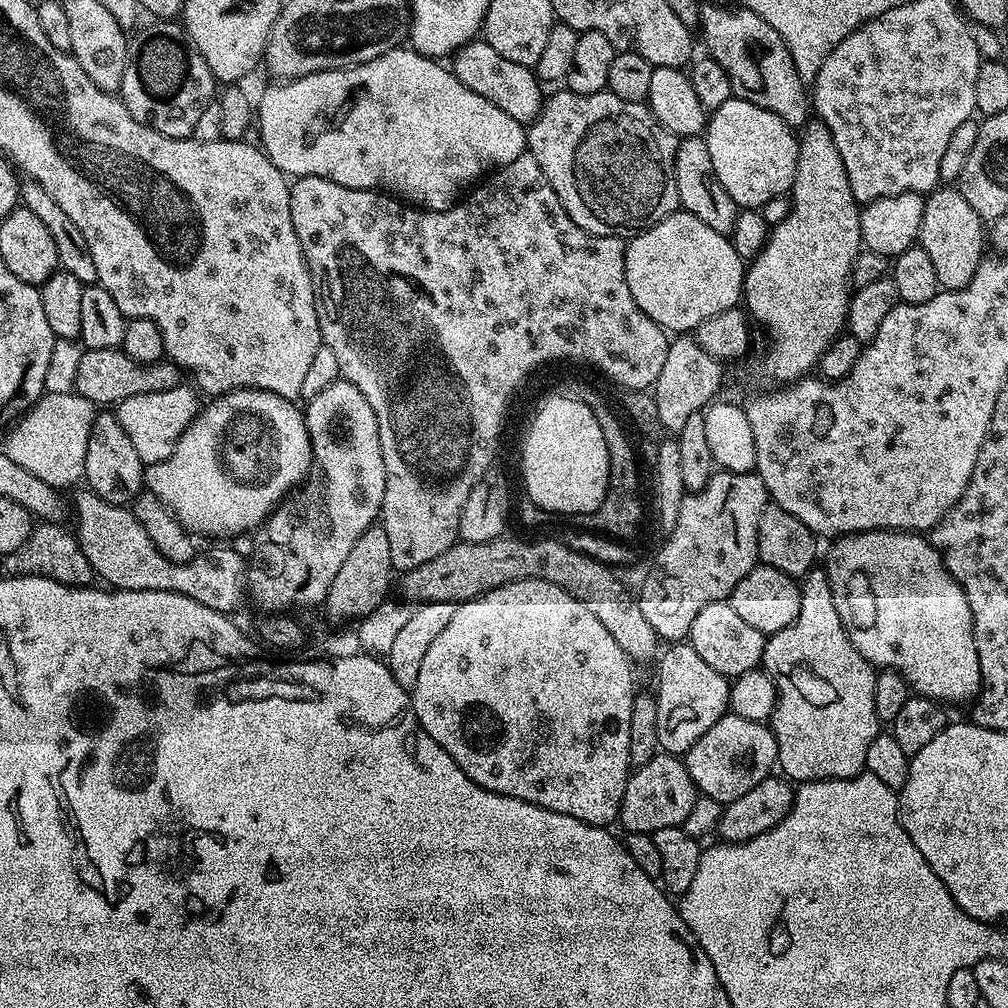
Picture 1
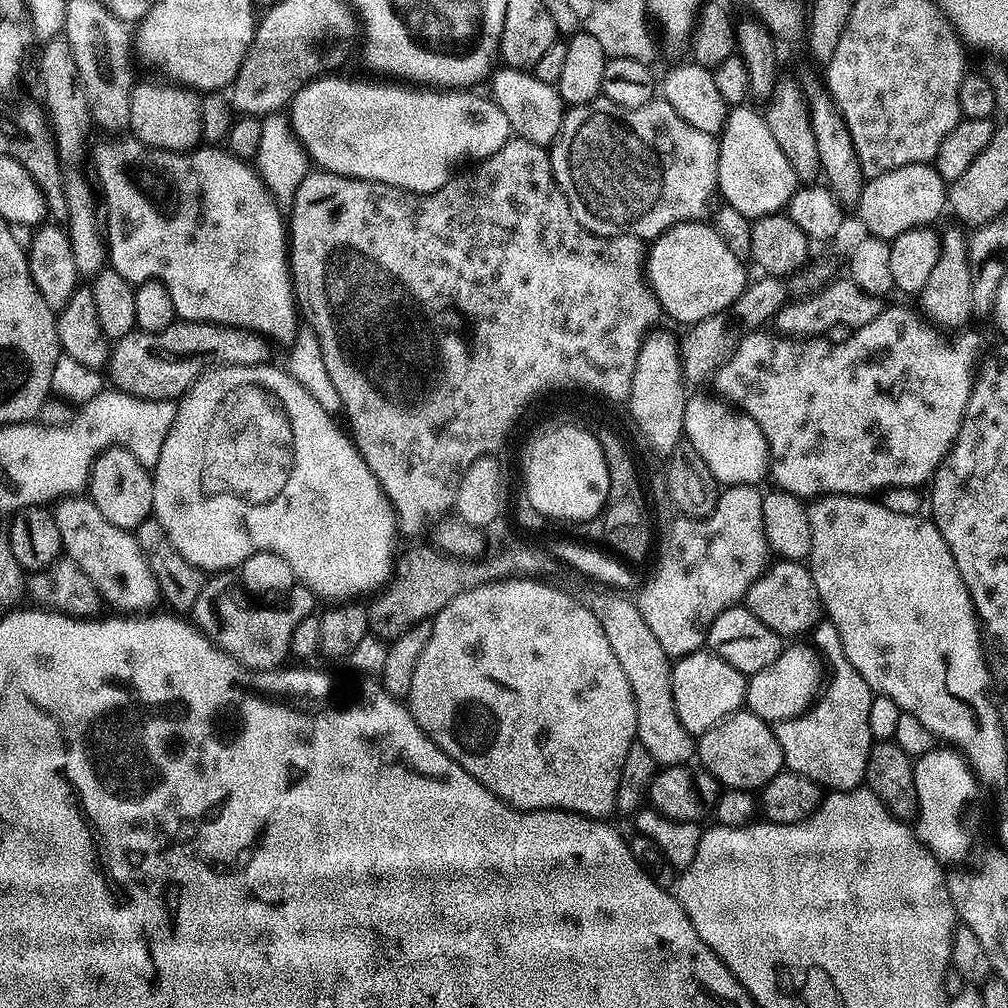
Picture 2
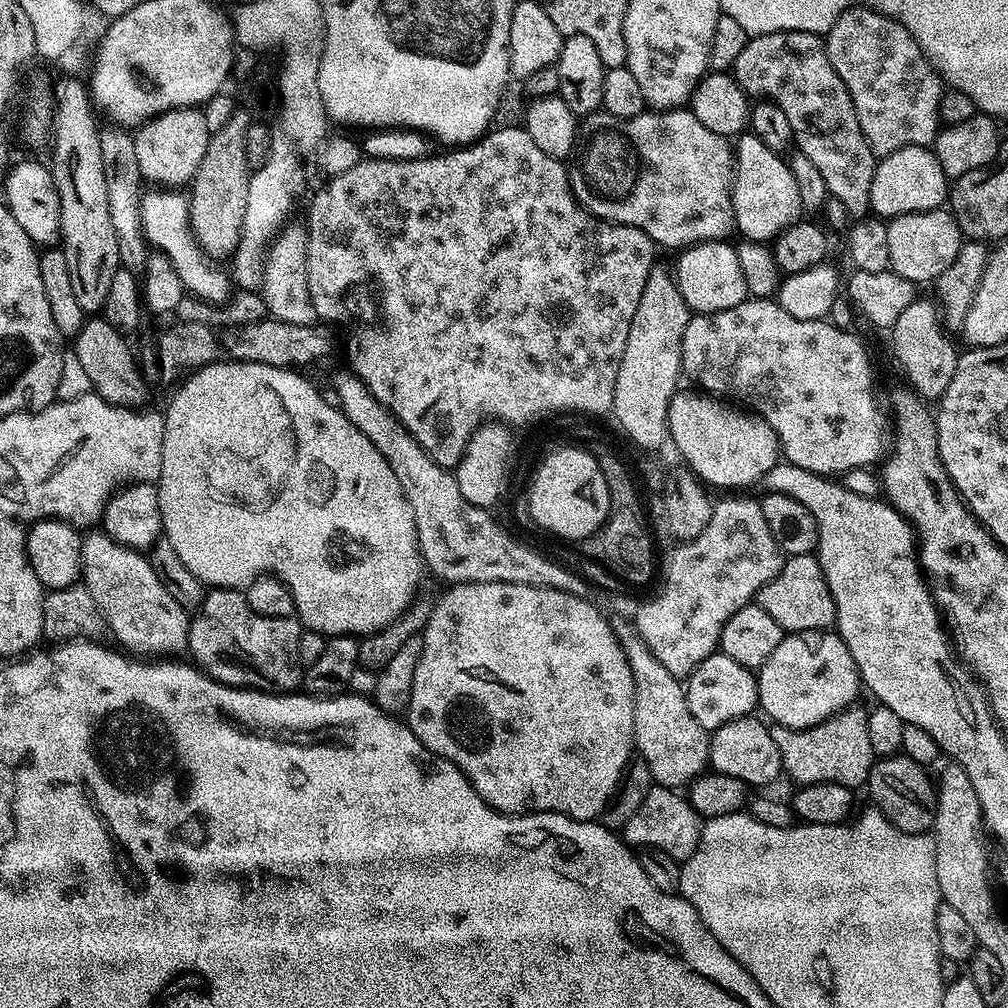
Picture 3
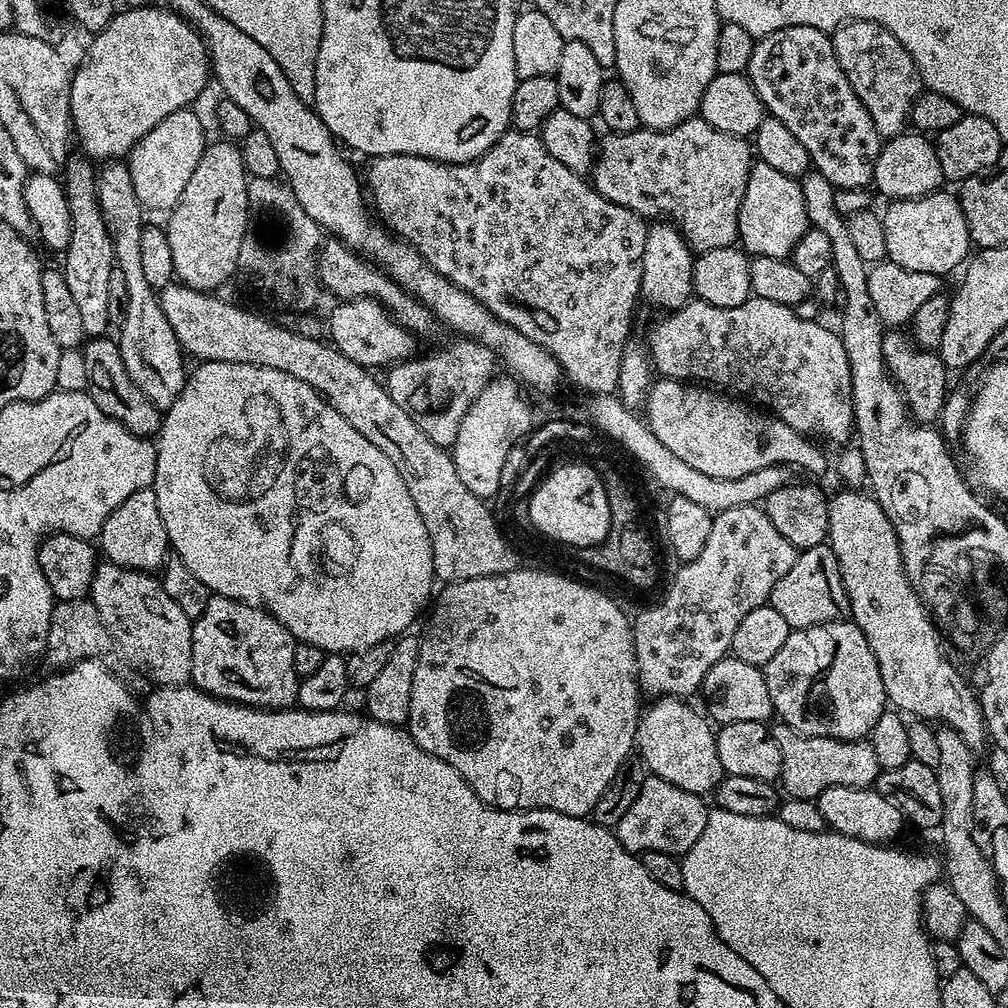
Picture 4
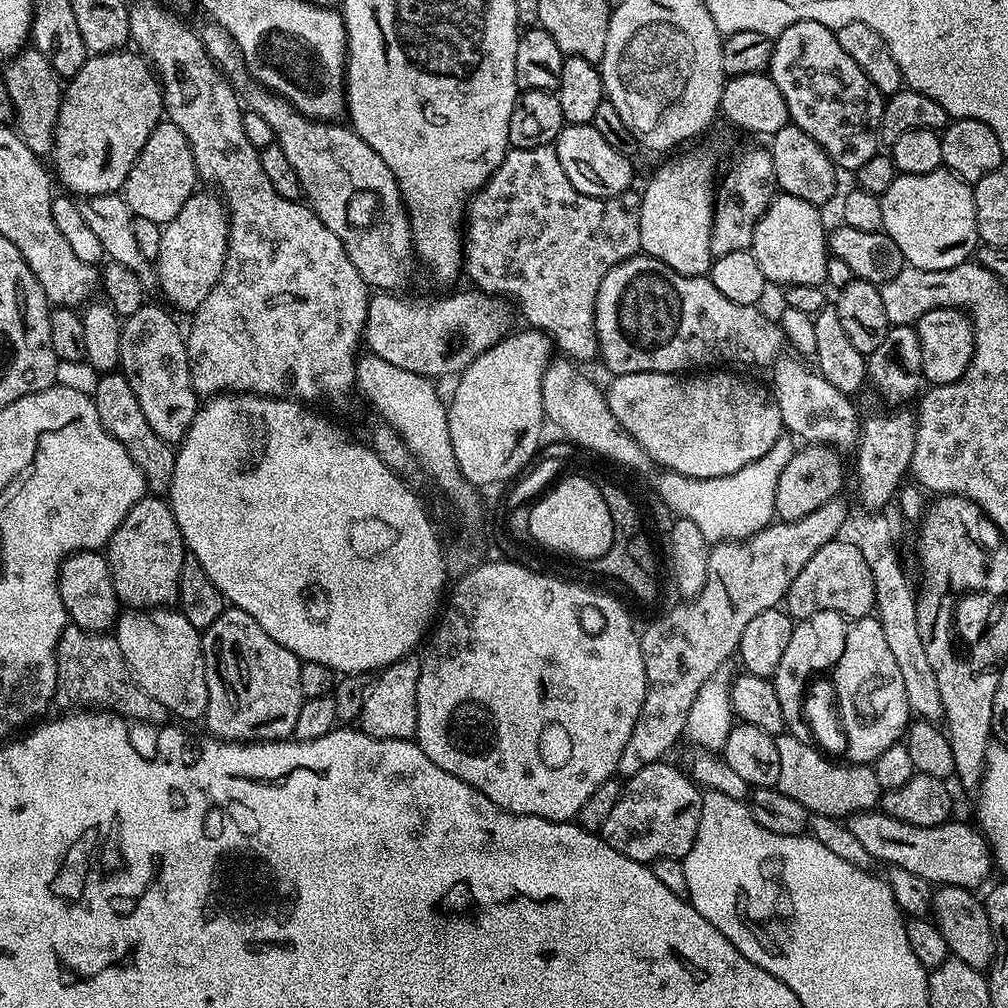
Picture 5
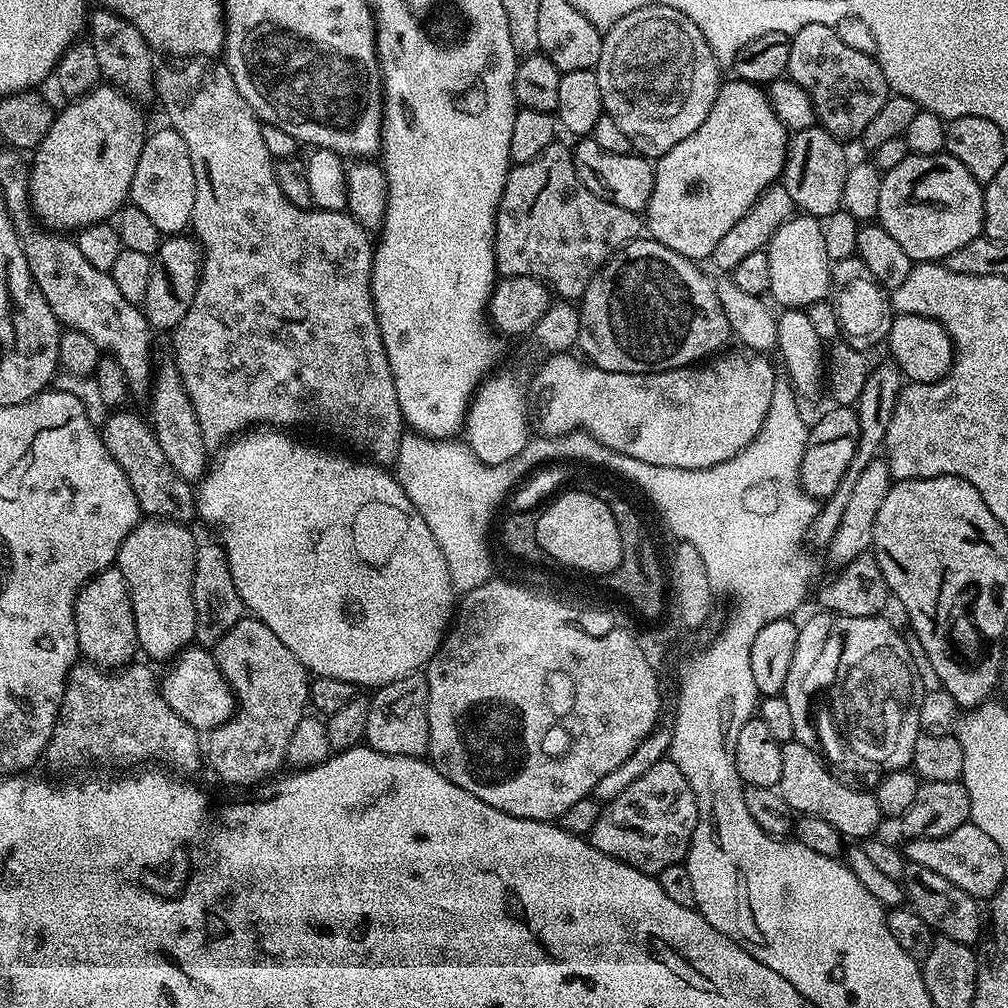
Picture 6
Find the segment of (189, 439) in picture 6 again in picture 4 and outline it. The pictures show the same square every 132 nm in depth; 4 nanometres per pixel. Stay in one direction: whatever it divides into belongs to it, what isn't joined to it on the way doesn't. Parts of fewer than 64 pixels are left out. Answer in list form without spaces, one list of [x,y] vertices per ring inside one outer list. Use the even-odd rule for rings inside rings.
[[[108,162],[97,171],[96,201],[100,203],[104,225],[112,235],[116,264],[122,270],[128,291],[127,301],[122,308],[122,319],[119,321],[120,336],[118,335],[122,362],[126,362],[126,374],[134,378],[134,386],[138,386],[138,390],[142,390],[142,394],[146,394],[146,398],[150,398],[156,408],[167,410],[184,389],[186,353],[180,347],[174,330],[170,328],[170,323],[162,312],[162,306],[157,300],[157,289],[152,288],[150,282],[146,282],[146,277],[142,275],[138,240],[142,238],[146,220],[138,202],[138,194],[134,194],[134,181],[130,178],[127,163]]]

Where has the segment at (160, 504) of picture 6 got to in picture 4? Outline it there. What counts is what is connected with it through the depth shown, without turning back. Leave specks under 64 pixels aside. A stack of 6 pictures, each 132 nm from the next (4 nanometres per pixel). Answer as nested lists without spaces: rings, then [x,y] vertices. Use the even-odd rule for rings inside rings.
[[[107,335],[98,336],[89,339],[83,345],[82,351],[86,358],[86,374],[88,375],[87,394],[94,402],[94,406],[102,410],[102,414],[126,426],[126,430],[130,430],[135,436],[155,437],[162,423],[161,409],[156,408],[154,402],[150,402],[150,398],[146,398],[142,390],[138,390],[138,386],[134,386],[134,378],[126,374],[126,362],[122,362],[119,343],[115,339],[108,339]]]

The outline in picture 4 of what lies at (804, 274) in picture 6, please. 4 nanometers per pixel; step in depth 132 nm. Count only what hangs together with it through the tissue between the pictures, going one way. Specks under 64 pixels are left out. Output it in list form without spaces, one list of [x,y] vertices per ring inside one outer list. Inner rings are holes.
[[[753,163],[738,218],[738,240],[743,251],[766,258],[791,257],[796,243],[800,241],[802,234],[808,232],[809,227],[800,180],[781,174],[779,170],[774,170],[774,166]]]

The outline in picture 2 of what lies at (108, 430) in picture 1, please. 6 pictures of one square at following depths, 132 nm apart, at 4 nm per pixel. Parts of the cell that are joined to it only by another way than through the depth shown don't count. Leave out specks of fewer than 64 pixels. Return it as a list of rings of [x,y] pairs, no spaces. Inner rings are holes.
[[[119,446],[105,448],[92,462],[92,472],[88,476],[86,492],[103,517],[114,526],[134,530],[143,520],[153,515],[154,486],[152,473],[145,468],[130,450]]]

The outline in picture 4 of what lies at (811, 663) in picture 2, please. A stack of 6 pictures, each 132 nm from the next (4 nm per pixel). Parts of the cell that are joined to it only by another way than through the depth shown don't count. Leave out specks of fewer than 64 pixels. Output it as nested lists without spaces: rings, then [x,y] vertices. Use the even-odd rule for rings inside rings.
[[[841,618],[840,628],[824,624],[824,632],[828,632],[828,636],[836,640],[836,664],[832,664],[832,676],[828,676],[828,692],[832,692],[832,704],[836,704],[836,712],[832,712],[832,724],[828,724],[828,720],[816,720],[816,716],[800,716],[800,700],[808,696],[808,688],[800,688],[800,636],[795,630],[789,631],[786,638],[788,648],[778,650],[778,654],[774,654],[774,658],[770,658],[770,662],[763,667],[773,713],[787,725],[796,720],[796,724],[800,724],[802,736],[863,740],[871,733],[874,722],[878,722],[880,715],[886,711],[886,708],[868,708],[868,704],[872,704],[872,700],[880,696],[880,690],[884,687],[878,662],[856,624]]]

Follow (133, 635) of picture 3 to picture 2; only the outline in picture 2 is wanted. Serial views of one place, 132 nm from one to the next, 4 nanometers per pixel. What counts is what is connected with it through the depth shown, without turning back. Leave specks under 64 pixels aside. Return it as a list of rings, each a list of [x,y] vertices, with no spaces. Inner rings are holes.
[[[84,494],[61,497],[53,505],[52,518],[65,555],[89,575],[99,589],[101,599],[114,607],[111,609],[128,614],[155,609],[152,607],[156,600],[158,604],[161,599],[158,582],[131,531],[108,522],[91,497]]]

